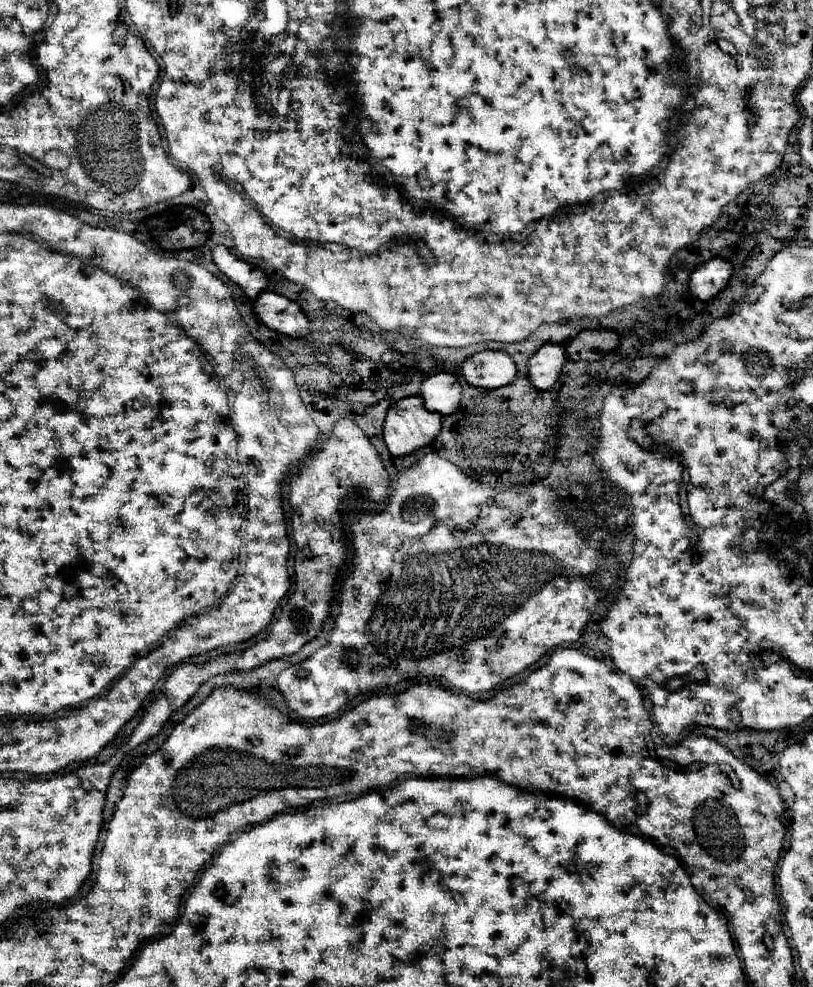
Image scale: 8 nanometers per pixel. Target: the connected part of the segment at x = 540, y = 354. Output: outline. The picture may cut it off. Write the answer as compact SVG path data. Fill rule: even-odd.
M544 344L530 360L528 360L528 380L536 390L548 390L560 376L560 370L566 362L564 346L560 344Z

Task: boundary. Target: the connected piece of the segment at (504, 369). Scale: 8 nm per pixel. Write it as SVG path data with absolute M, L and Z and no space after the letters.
M478 352L462 364L464 380L474 388L500 388L514 380L516 366L504 352Z

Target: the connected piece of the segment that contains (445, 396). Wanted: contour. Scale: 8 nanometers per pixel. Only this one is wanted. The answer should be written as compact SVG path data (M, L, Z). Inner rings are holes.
M434 374L422 382L420 396L424 398L424 406L430 412L450 416L456 412L460 404L460 382L454 374Z

